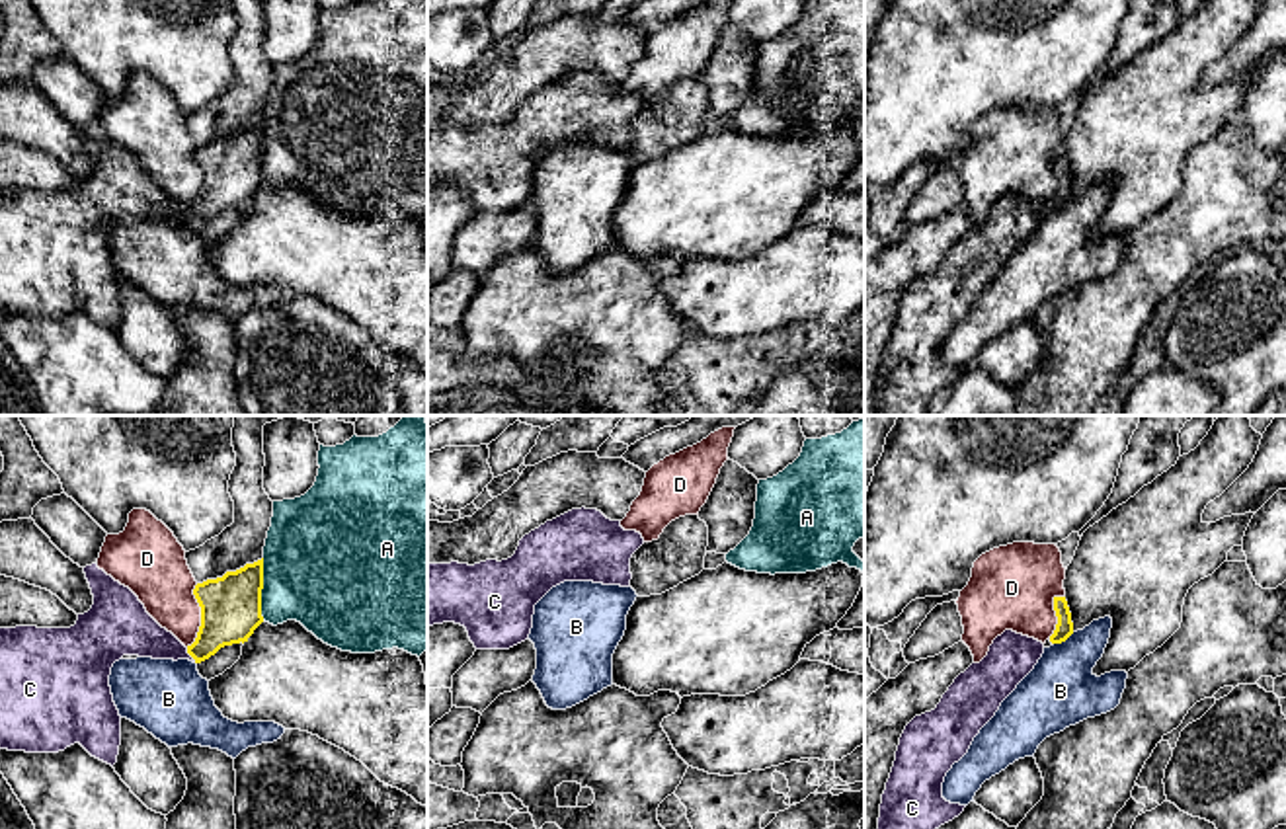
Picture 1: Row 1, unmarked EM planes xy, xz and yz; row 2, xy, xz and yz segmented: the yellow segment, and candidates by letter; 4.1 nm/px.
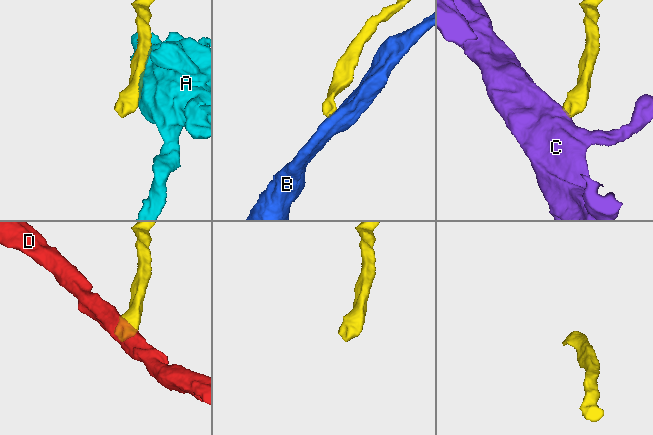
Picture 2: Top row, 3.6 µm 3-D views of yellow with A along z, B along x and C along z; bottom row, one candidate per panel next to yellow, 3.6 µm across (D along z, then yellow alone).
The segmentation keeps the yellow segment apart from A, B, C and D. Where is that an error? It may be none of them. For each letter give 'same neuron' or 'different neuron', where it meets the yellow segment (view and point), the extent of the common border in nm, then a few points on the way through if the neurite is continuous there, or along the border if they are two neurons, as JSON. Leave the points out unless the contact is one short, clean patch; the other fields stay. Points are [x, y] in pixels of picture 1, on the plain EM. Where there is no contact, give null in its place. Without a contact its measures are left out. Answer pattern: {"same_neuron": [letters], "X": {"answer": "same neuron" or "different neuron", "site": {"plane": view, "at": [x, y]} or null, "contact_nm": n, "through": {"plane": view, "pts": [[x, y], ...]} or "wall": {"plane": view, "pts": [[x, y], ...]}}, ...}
{"same_neuron": ["C"], "A": {"answer": "different neuron", "site": {"plane": "xy", "at": [262, 151]}, "contact_nm": 260}, "B": {"answer": "different neuron", "site": {"plane": "yz", "at": [1064, 203]}, "contact_nm": 100, "wall": {"plane": "yz", "pts": [[1074, 196], [1054, 207]]}}, "C": {"answer": "same neuron", "site": {"plane": "xy", "at": [190, 217]}, "contact_nm": 80, "through": {"plane": "xy", "pts": [[231, 172], [227, 182], [190, 217], [133, 196]]}}, "D": {"answer": "different neuron", "site": {"plane": "xy", "at": [201, 180]}, "contact_nm": 260, "wall": {"plane": "xy", "pts": [[198, 147], [194, 157], [200, 170], [200, 194], [186, 209]]}}}

